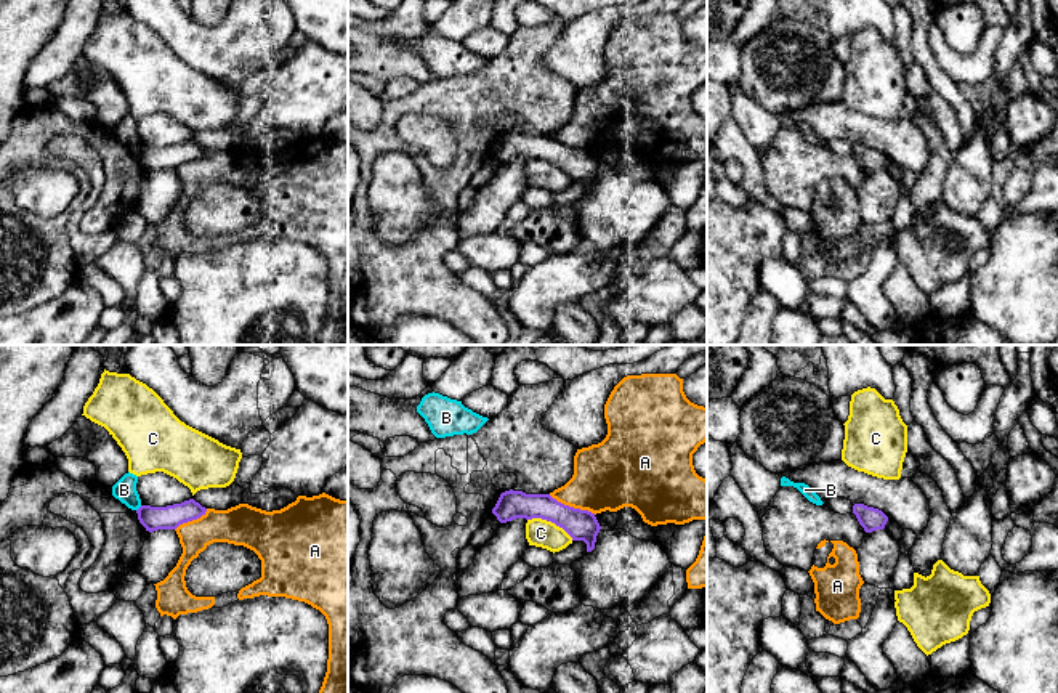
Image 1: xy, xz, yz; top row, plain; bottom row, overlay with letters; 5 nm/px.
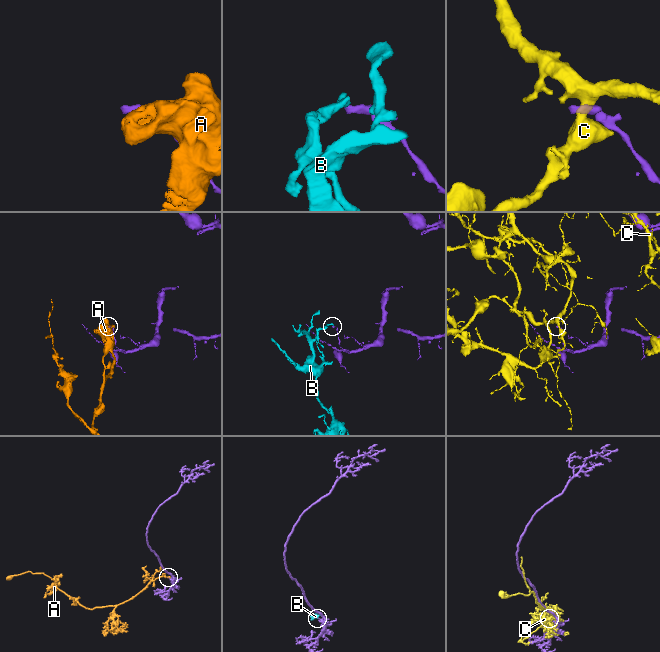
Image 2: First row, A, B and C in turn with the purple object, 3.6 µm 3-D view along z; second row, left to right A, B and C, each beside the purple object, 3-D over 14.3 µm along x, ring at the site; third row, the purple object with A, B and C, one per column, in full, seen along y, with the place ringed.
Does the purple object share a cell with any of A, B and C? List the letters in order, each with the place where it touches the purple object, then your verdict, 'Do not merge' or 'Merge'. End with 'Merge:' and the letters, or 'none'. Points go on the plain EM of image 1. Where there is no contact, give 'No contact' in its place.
A: Touches purple at xz (573, 148). Do not merge
B: Touches purple at xy (138, 149). Do not merge
C: Touches purple at xz (550, 161). Do not merge
Merge: none

